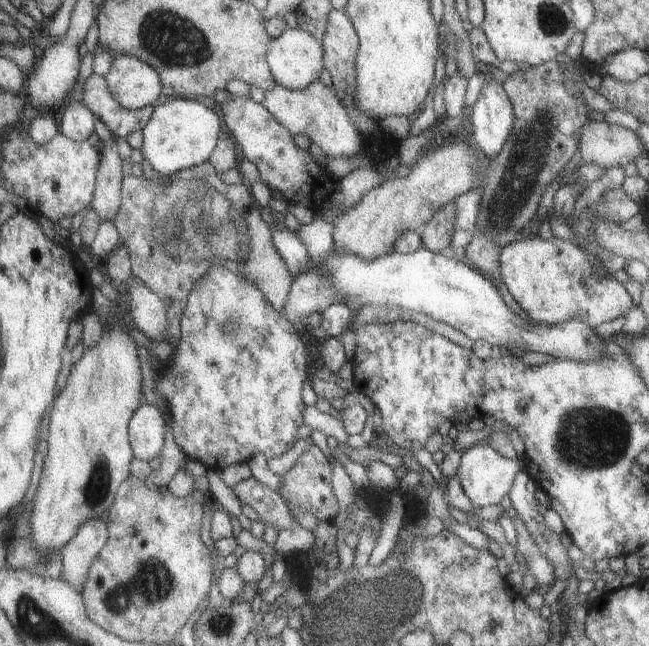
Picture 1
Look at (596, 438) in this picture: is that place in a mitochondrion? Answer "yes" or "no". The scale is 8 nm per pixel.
yes

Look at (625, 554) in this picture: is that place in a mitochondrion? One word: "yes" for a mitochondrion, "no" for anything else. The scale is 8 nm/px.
no

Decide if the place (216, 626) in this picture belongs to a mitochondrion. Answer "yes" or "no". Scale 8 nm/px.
yes

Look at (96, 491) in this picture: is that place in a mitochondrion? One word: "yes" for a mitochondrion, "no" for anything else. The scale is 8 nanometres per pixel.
yes

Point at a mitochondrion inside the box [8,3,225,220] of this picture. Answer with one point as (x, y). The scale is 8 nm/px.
(170, 38)

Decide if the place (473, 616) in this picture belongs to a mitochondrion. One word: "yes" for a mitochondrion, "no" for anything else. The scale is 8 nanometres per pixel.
no

